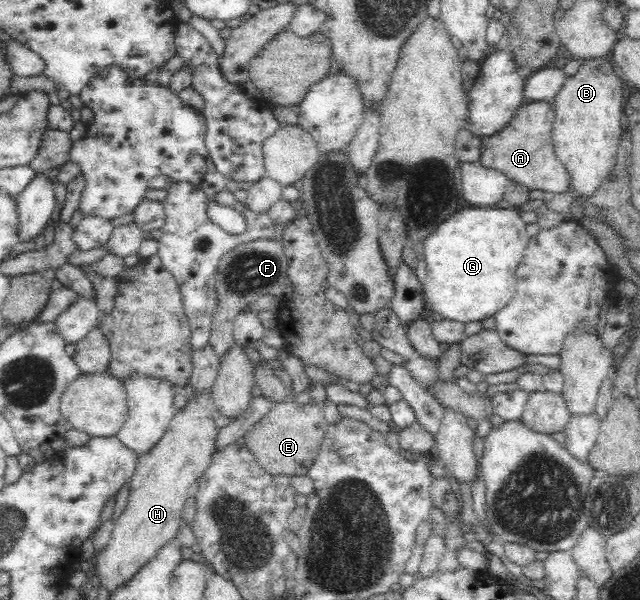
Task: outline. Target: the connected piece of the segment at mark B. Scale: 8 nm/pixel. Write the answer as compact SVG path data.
M590 58L580 62L579 71L572 77L566 78L560 92L552 100L556 122L552 130L552 146L556 158L565 166L569 174L569 188L576 192L577 196L592 197L596 190L602 186L602 182L608 178L612 168L617 162L617 148L621 139L622 120L620 115L623 110L622 83L612 70L610 64L604 58Z

